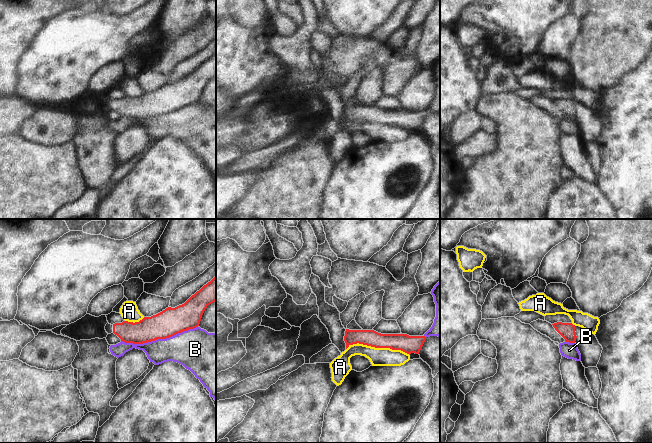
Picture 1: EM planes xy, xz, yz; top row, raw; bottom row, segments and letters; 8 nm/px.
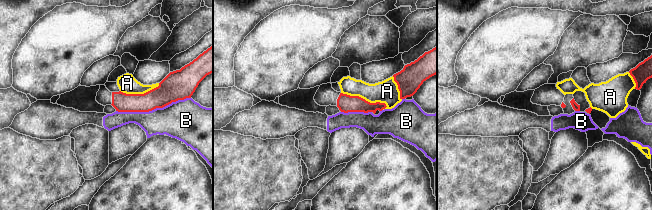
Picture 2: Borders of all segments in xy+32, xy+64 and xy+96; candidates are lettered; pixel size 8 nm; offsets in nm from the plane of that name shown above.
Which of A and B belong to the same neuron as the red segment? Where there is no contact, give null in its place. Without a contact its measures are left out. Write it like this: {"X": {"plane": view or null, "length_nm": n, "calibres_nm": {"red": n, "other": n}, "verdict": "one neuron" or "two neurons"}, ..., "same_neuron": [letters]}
{"A": {"plane": "xz", "length_nm": 500, "calibres_nm": {"red": 140, "other": 140}, "verdict": "two neurons"}, "B": {"plane": "xy", "length_nm": 650, "calibres_nm": {"red": 220, "other": 280}, "verdict": "two neurons"}, "same_neuron": []}

